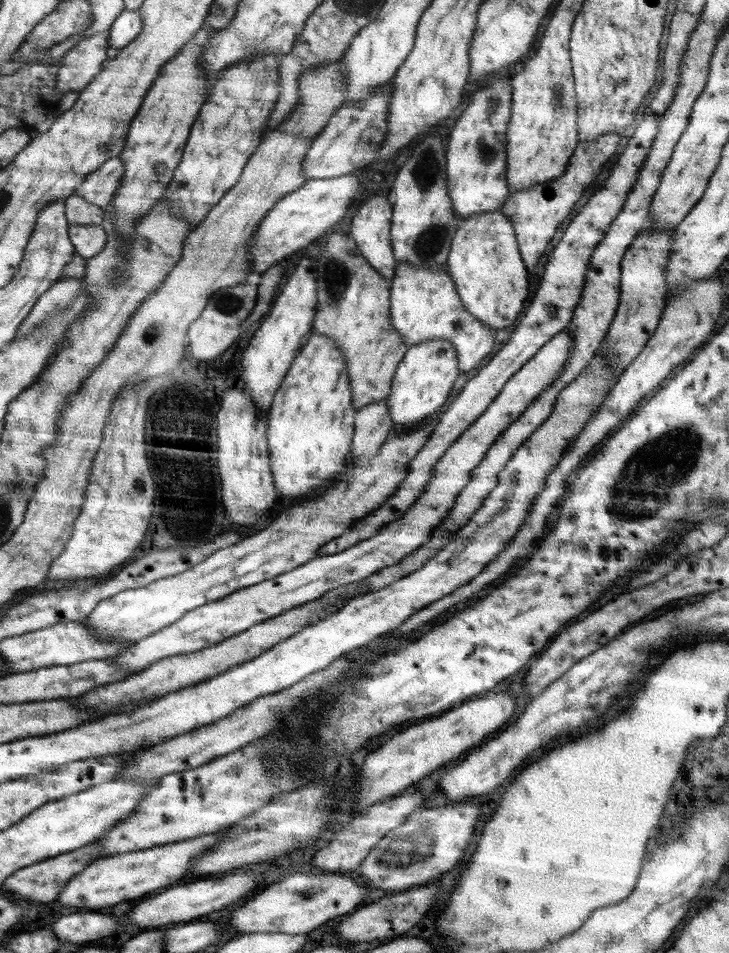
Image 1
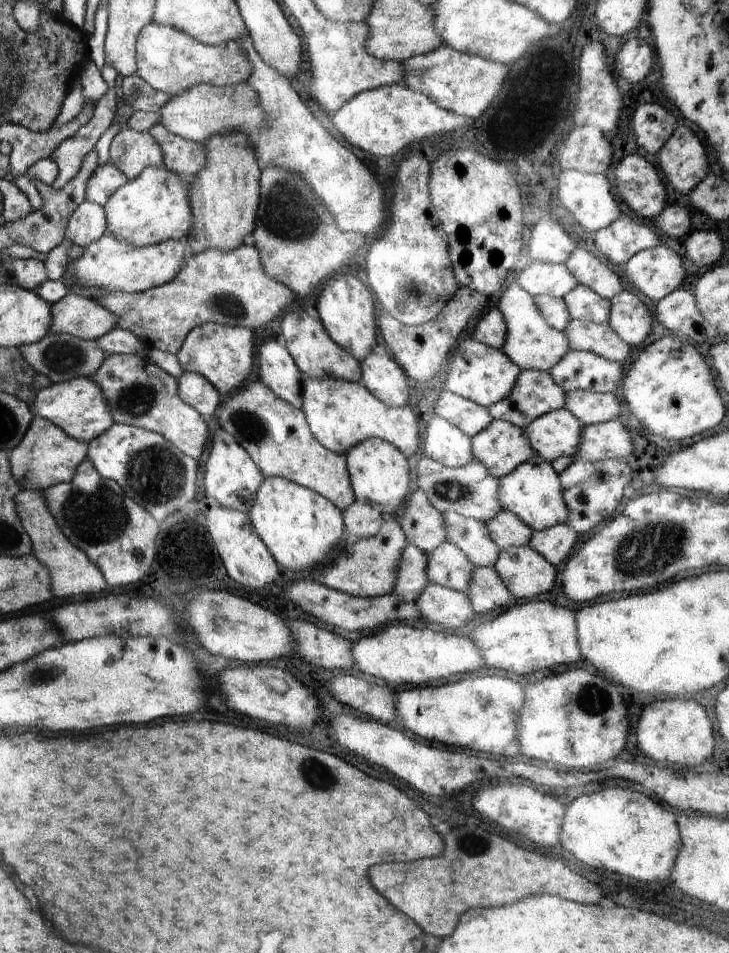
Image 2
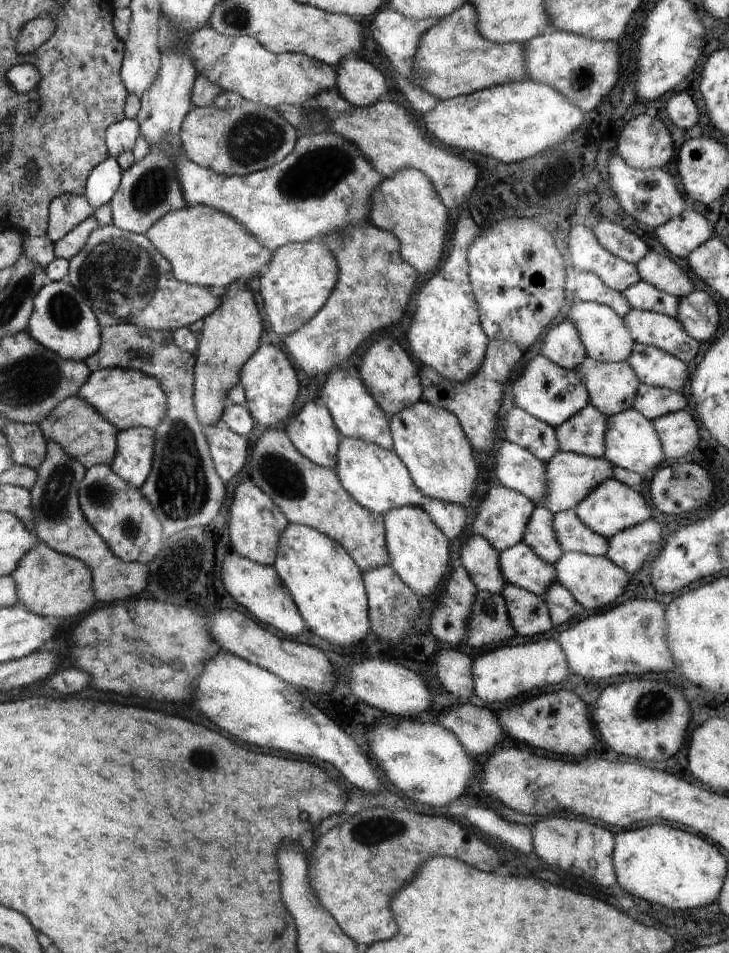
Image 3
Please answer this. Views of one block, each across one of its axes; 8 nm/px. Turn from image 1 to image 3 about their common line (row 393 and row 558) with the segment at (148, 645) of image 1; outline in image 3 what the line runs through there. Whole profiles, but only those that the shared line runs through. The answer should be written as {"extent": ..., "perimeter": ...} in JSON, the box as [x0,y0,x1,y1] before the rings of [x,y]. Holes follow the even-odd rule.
{"extent":[500,542,556,599],"perimeter":[[[519,542],[500,553],[500,574],[505,582],[519,586],[544,599],[552,582],[556,581],[556,568],[536,556],[536,552]]]}

